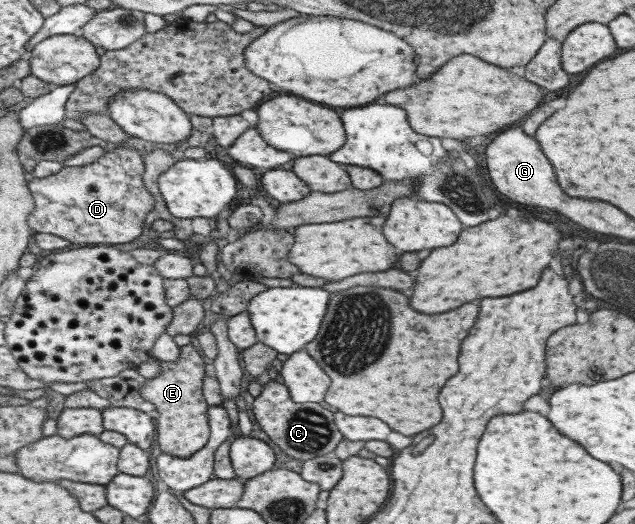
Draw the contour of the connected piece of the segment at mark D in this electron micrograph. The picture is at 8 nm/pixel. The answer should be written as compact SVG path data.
M106 146L105 152L93 163L81 167L62 167L62 169L43 177L29 178L27 189L33 199L33 210L27 214L27 223L35 232L57 235L71 244L87 246L111 246L133 241L142 234L145 214L153 207L153 196L143 187L144 159L128 146Z

